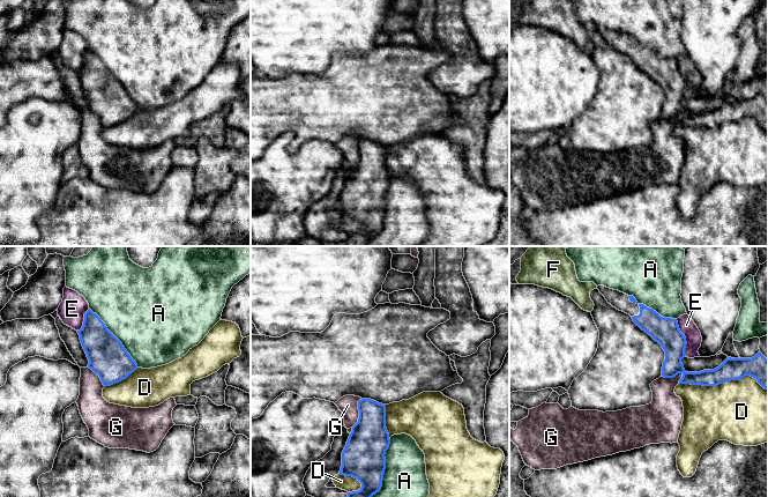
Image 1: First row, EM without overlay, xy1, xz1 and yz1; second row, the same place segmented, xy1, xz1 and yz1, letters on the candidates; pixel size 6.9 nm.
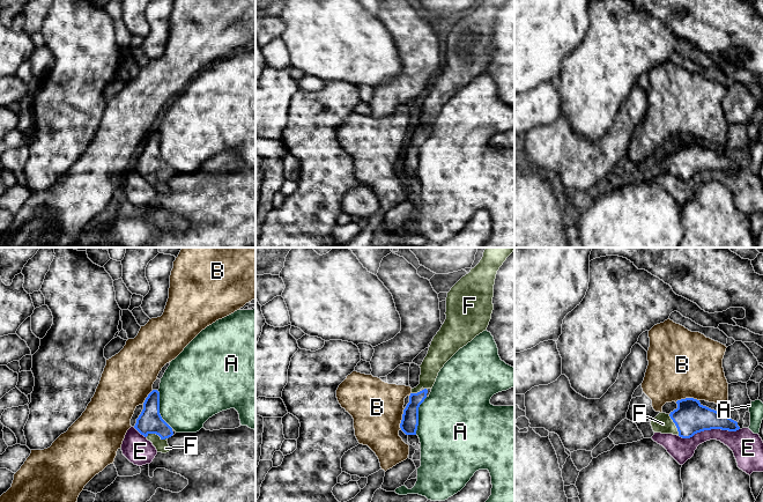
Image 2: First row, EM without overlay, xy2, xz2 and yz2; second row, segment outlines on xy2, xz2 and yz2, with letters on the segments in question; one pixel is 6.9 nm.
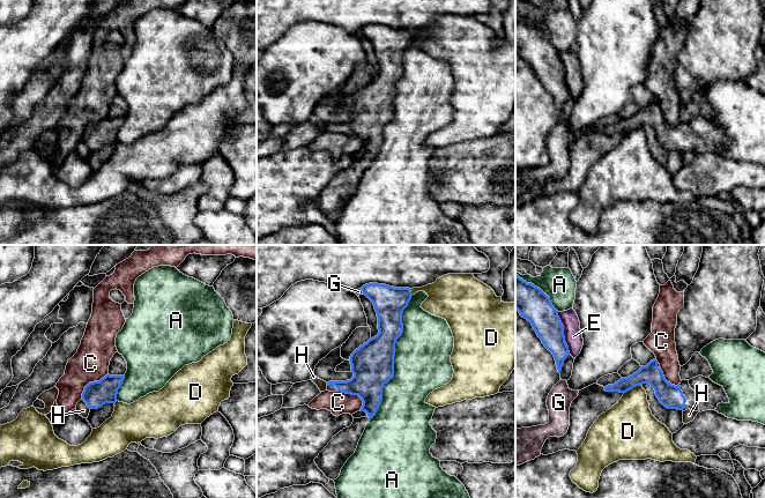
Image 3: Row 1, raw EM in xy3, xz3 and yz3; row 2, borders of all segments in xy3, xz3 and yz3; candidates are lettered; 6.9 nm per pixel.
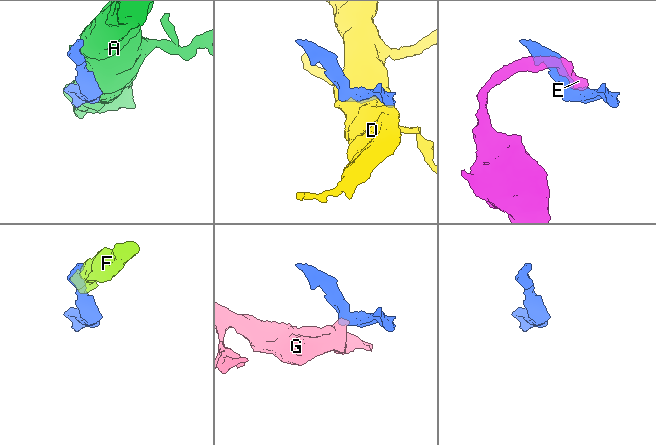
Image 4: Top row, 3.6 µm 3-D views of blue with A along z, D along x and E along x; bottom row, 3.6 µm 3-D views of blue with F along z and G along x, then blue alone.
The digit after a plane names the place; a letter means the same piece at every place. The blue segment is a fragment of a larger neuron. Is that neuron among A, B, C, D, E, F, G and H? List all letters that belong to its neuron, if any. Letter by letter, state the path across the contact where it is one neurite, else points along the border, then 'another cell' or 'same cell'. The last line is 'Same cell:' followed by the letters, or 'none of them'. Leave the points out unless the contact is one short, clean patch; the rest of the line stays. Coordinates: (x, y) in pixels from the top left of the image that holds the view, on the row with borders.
A: another cell
B: along yz2 (698, 399), (681, 398), (675, 401) | another cell
C: along xy3 (108, 373), (98, 380), (90, 381), (84, 387), (81, 398) | another cell
D: another cell
E: another cell
F: across xy2 (149, 421), (156, 434), (161, 445) | same cell
G: along yz1 (683, 373), (677, 373), (672, 377), (664, 377), (662, 375) | another cell
H: along xy3 (81, 399), (90, 408) | another cell
Same cell: F

